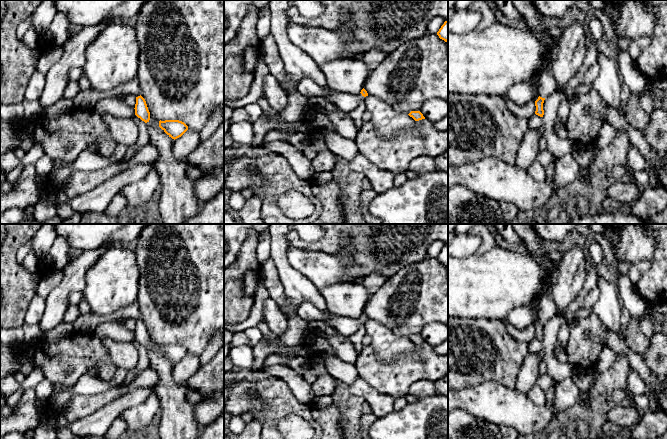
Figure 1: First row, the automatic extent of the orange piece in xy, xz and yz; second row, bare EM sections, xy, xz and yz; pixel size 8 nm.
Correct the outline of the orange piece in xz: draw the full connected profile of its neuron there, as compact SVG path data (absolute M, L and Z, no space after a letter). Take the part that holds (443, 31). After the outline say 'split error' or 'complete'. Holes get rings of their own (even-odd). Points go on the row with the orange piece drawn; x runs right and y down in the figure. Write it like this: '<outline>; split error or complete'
M445 21L444 24L441 26L437 35L440 39L444 40L445 42L448 41L448 21Z; complete

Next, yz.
M547 70L541 75L537 86L537 92L539 97L535 101L535 106L536 106L535 114L540 117L543 117L544 100L552 96L555 92L557 92L557 82L551 70Z; split error

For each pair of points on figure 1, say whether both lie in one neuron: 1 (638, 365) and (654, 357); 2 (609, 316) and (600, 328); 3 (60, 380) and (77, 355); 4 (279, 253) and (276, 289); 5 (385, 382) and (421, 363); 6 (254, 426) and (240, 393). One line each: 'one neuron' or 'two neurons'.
1: two neurons
2: two neurons
3: one neuron
4: two neurons
5: one neuron
6: two neurons

